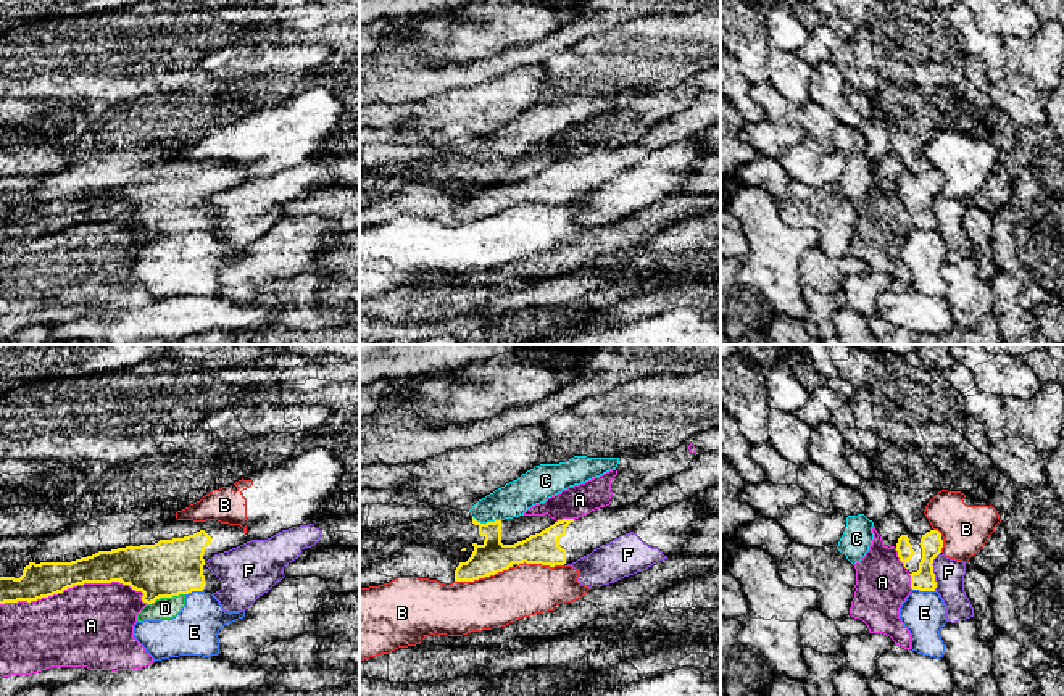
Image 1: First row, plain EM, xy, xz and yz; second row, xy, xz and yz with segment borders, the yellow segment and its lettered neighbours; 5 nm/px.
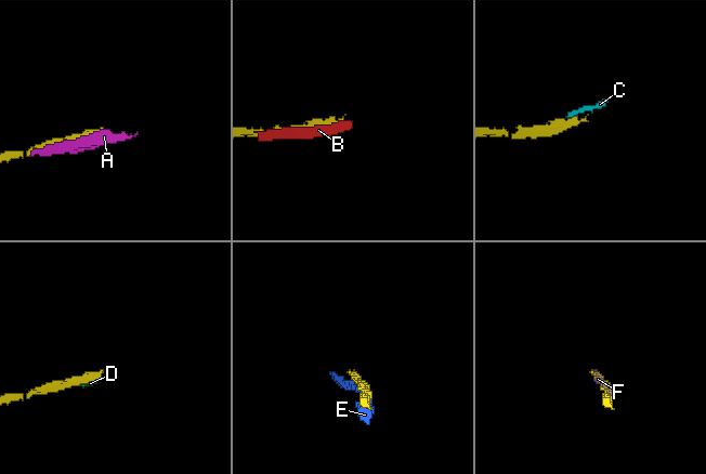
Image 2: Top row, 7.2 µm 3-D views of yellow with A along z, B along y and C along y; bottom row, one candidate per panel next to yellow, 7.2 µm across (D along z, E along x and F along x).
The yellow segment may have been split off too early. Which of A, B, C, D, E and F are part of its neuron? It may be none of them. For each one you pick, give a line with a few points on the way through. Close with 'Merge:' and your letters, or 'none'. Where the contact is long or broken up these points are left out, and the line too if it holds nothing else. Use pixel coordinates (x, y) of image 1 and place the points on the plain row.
Merge: none

